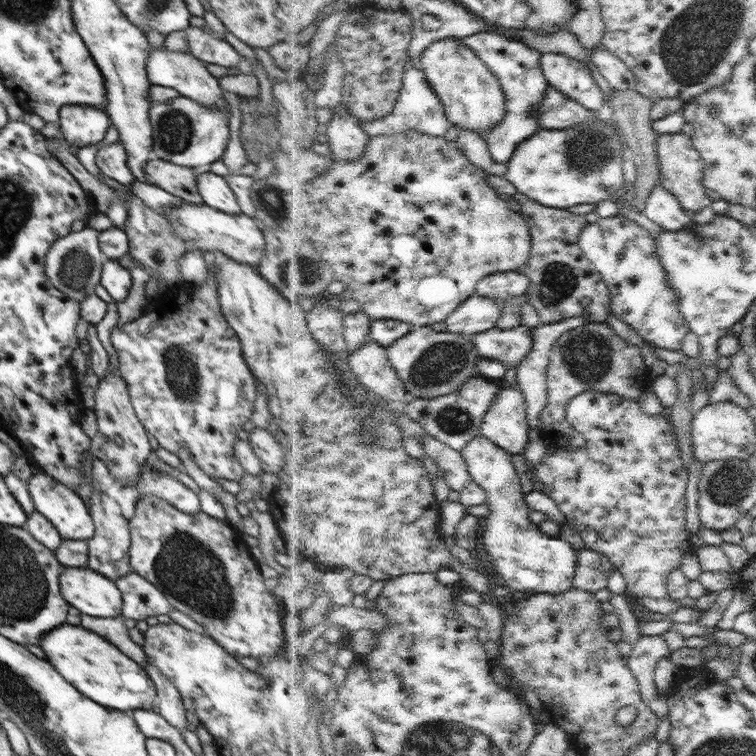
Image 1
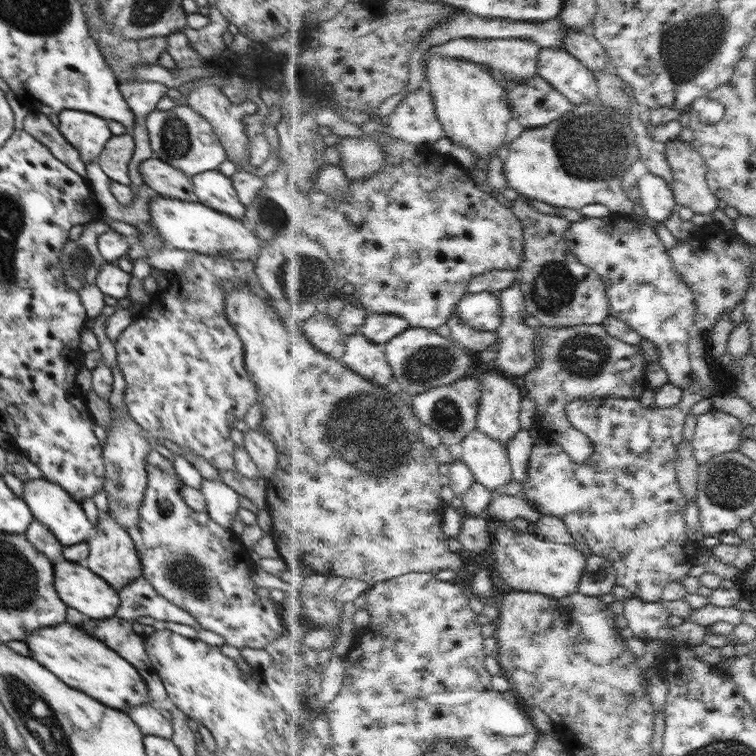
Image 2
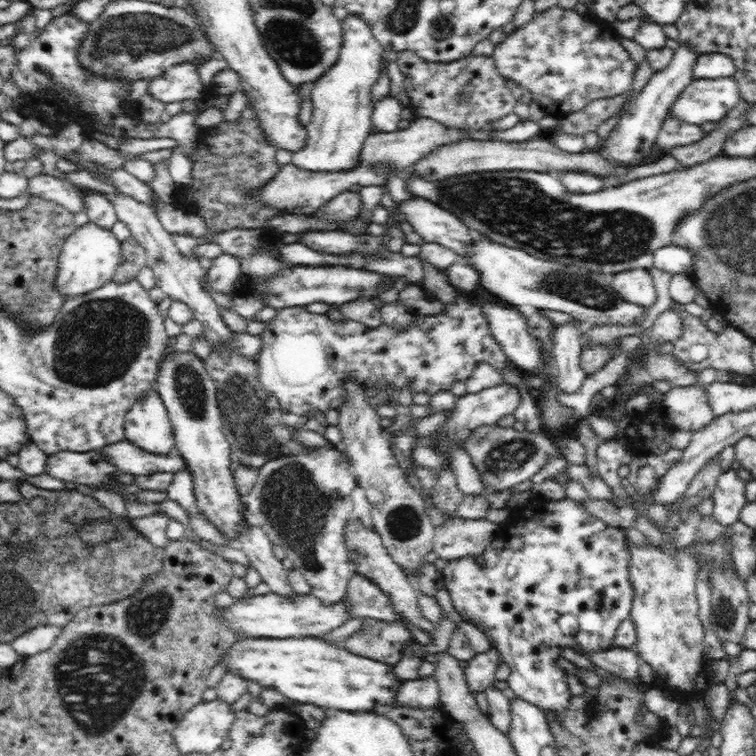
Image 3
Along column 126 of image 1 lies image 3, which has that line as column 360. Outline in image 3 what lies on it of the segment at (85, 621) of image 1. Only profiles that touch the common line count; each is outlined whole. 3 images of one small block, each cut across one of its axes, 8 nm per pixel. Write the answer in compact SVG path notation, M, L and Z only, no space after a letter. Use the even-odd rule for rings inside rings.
M363 619L361 629L346 638L345 648L358 656L397 666L398 660L403 658L402 648L413 638L412 632L399 621Z

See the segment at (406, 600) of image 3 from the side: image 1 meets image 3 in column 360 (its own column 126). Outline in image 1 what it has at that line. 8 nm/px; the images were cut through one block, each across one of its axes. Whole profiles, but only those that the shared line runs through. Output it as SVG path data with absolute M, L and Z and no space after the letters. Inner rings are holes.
M91 491L90 496L90 516L94 522L95 534L87 540L88 546L88 569L98 572L100 575L116 581L130 573L130 546L131 534L129 522L122 516L120 505L105 493L95 493Z

